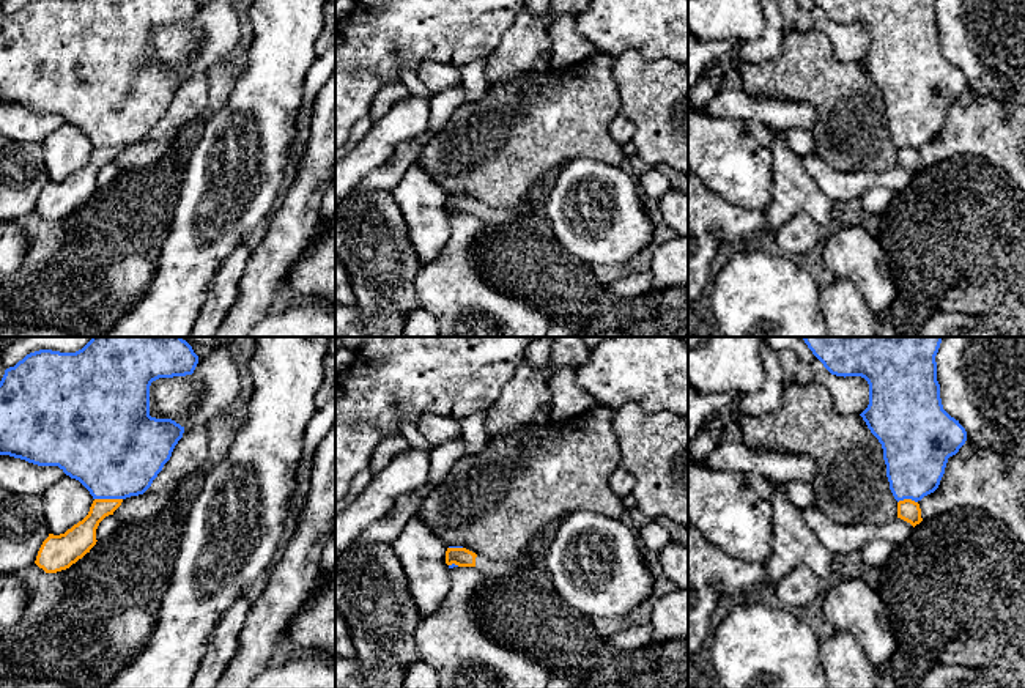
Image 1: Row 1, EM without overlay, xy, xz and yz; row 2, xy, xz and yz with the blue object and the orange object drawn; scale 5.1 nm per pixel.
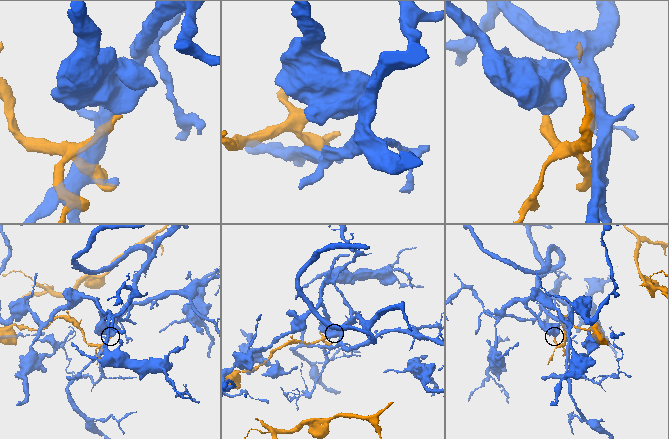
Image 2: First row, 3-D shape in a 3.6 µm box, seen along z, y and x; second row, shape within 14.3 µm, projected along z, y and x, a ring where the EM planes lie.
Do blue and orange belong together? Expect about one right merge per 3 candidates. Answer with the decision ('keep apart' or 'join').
keep apart

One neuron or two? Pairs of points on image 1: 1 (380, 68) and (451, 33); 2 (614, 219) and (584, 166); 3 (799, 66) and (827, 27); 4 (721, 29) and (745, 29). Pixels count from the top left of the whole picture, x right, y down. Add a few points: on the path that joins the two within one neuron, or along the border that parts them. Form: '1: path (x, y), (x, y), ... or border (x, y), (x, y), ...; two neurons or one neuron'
1: path (397, 57), (421, 33), (433, 33); one neuron
2: path (602, 207), (584, 189), (584, 178); one neuron
3: border (814, 25), (827, 36), (833, 52), (844, 63); two neurons
4: path (728, 29), (739, 29); one neuron

